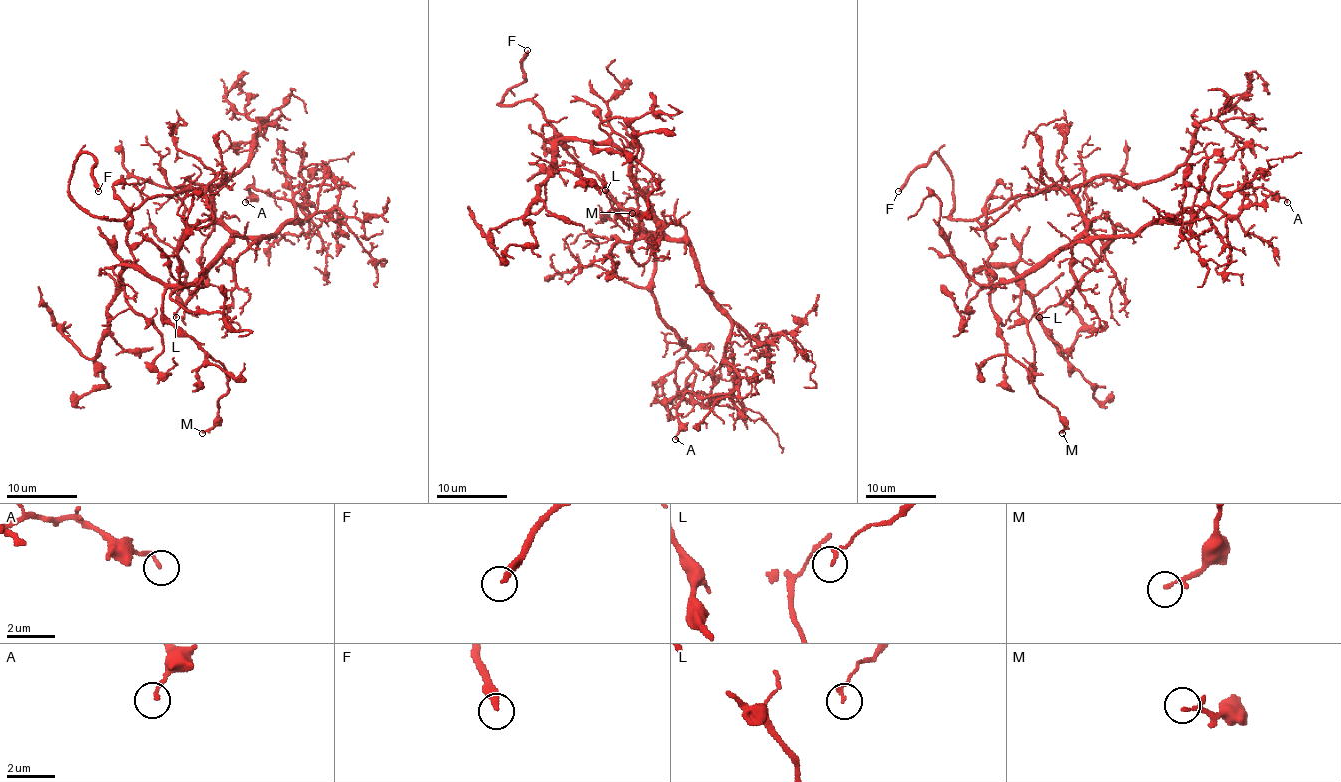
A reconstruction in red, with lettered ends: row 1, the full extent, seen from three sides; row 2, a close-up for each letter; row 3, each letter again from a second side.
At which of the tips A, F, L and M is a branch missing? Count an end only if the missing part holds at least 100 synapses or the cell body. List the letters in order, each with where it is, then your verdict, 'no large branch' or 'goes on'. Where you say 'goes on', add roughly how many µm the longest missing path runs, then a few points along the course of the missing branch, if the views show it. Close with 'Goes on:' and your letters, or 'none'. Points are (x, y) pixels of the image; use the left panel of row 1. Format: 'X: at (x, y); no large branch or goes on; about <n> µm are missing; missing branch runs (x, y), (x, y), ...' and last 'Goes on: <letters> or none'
A: at (245, 202); no large branch
F: at (98, 191); goes on; about 30 µm are missing; missing branch runs (98, 191), (101, 218), (124, 239), (160, 236), (183, 216), (190, 214), (201, 214), (215, 228)
L: at (176, 317); no large branch
M: at (202, 433); no large branch
Goes on: F

